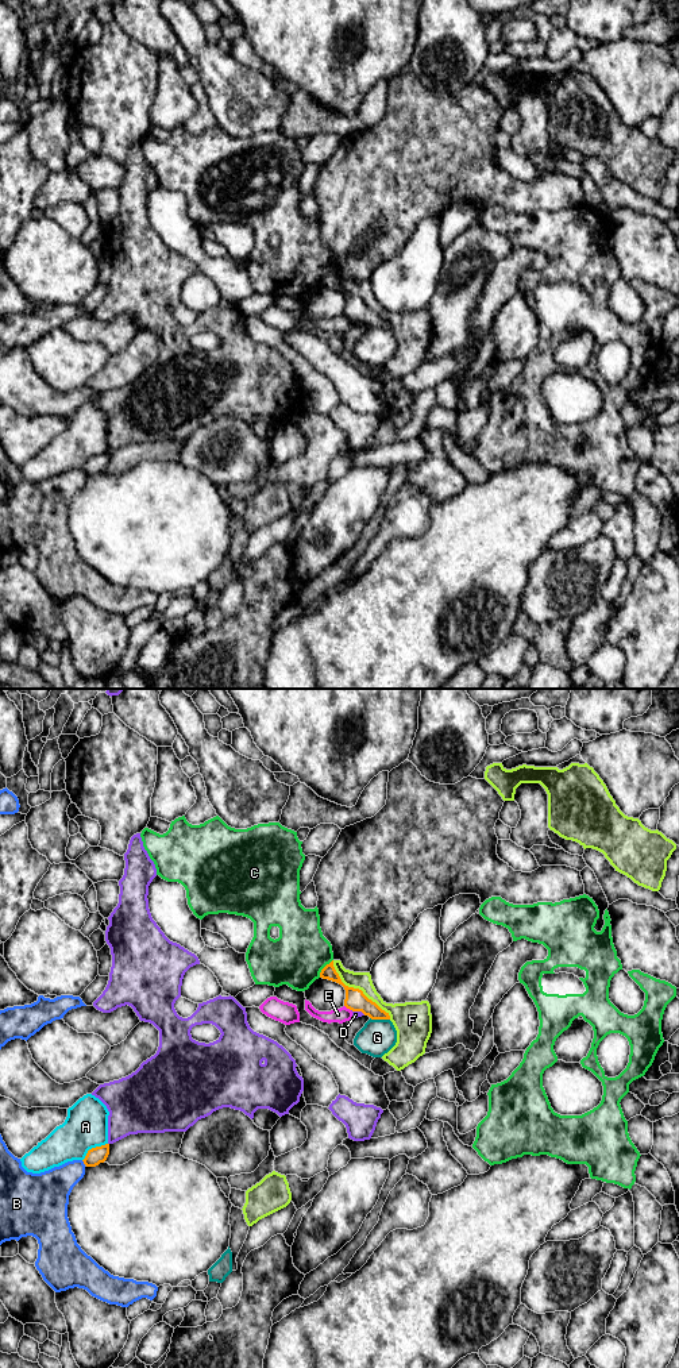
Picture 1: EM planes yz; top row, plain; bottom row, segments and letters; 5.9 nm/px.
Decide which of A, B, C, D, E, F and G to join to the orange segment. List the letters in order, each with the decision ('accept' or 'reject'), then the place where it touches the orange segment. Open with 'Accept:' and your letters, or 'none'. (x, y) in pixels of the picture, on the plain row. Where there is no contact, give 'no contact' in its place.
Accept: none
A: reject; contact yz (92, 457)
B: reject; contact yz (84, 471)
C: reject; contact yz (323, 277)
D: reject; contact yz (358, 319)
E: reject; contact yz (347, 316)
F: reject; contact yz (357, 297)
G: reject; contact yz (379, 327)

